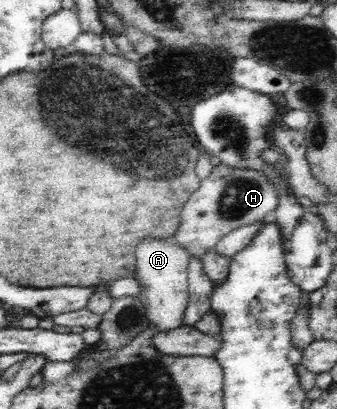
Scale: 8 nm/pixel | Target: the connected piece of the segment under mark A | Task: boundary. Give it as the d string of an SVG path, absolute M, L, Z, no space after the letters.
M146 236L144 242L136 248L138 256L138 270L134 270L134 278L140 284L138 298L144 305L148 320L157 332L166 332L172 328L182 326L182 318L188 306L187 280L188 264L191 256L189 252L172 237Z

